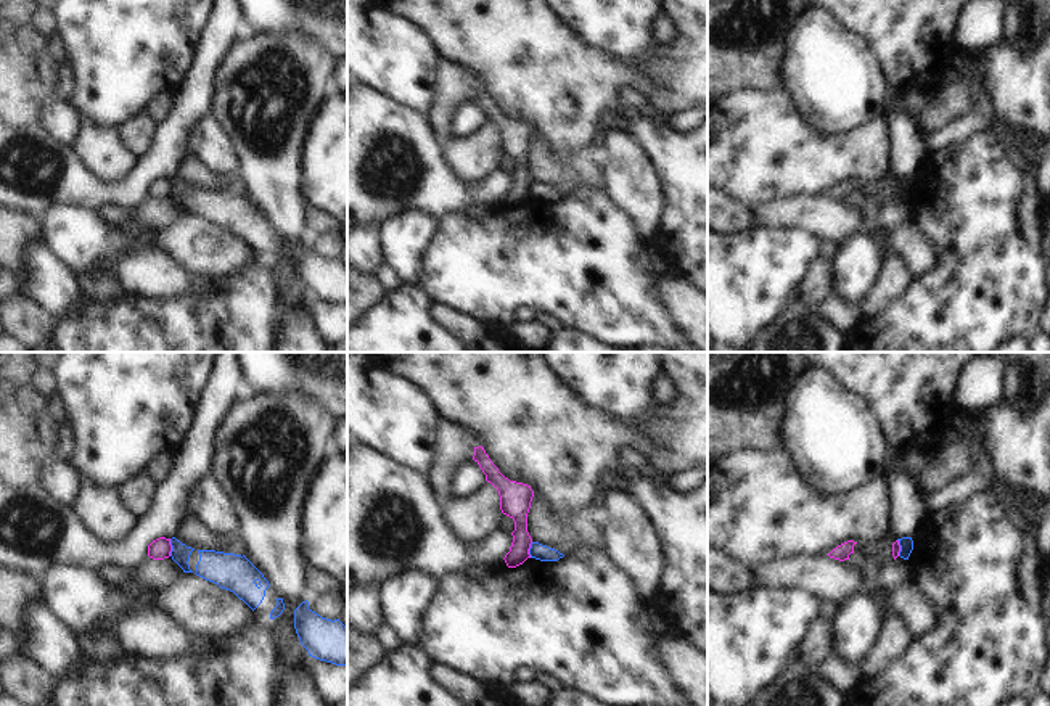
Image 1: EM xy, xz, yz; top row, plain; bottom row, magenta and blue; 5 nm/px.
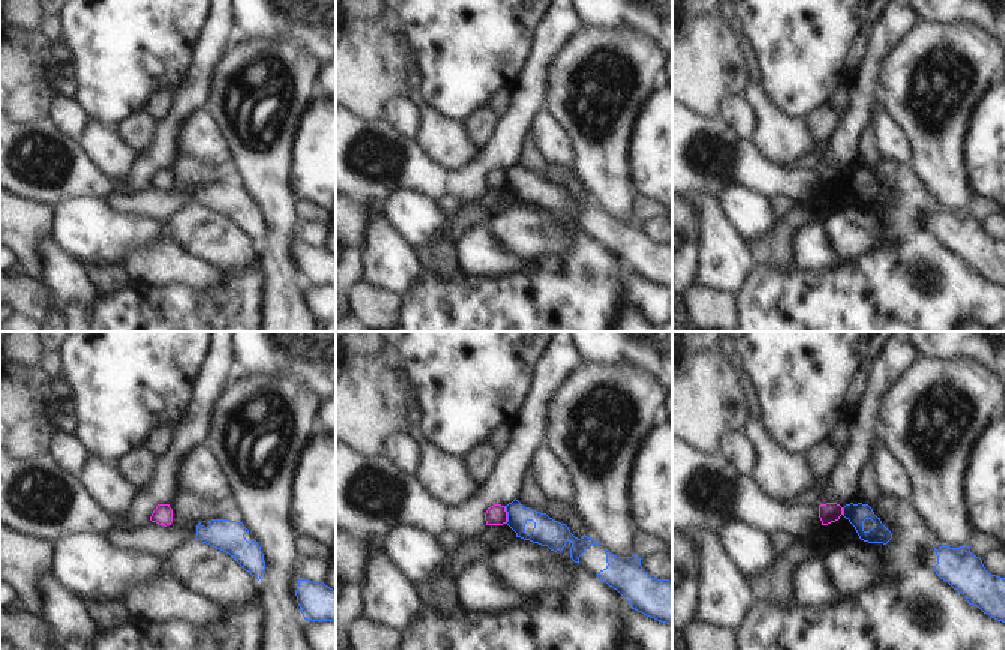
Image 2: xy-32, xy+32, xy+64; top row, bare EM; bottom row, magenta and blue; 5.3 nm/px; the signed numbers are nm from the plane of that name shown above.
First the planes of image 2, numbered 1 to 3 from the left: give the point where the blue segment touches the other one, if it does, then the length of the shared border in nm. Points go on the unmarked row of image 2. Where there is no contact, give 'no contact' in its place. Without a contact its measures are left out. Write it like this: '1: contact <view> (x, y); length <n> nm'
1: no contact
2: contact xy+32 (506, 179); length 100 nm
3: contact xy+64 (842, 174); length 40 nm

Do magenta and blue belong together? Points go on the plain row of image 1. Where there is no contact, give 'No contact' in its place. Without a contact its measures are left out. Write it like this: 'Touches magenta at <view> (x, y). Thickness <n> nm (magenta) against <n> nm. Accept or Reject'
Touches magenta at xy (171, 187). Thickness 110 nm (magenta) against 100 nm. Reject

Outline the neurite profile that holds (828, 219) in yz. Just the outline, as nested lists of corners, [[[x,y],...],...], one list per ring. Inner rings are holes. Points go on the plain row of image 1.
[[[793,196],[753,207],[754,227],[801,228],[820,241],[841,244],[859,232],[863,212],[851,199]]]

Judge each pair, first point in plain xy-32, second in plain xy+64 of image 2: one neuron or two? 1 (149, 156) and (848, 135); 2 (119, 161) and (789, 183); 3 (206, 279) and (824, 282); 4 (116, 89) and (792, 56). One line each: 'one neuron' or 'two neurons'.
1: one neuron
2: two neurons
3: two neurons
4: one neuron

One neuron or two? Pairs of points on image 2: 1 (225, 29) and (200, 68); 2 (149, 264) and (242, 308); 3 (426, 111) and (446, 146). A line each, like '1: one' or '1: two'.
1: one
2: two
3: one

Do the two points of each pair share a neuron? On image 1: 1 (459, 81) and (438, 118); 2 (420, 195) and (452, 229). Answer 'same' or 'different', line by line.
1: same
2: different

